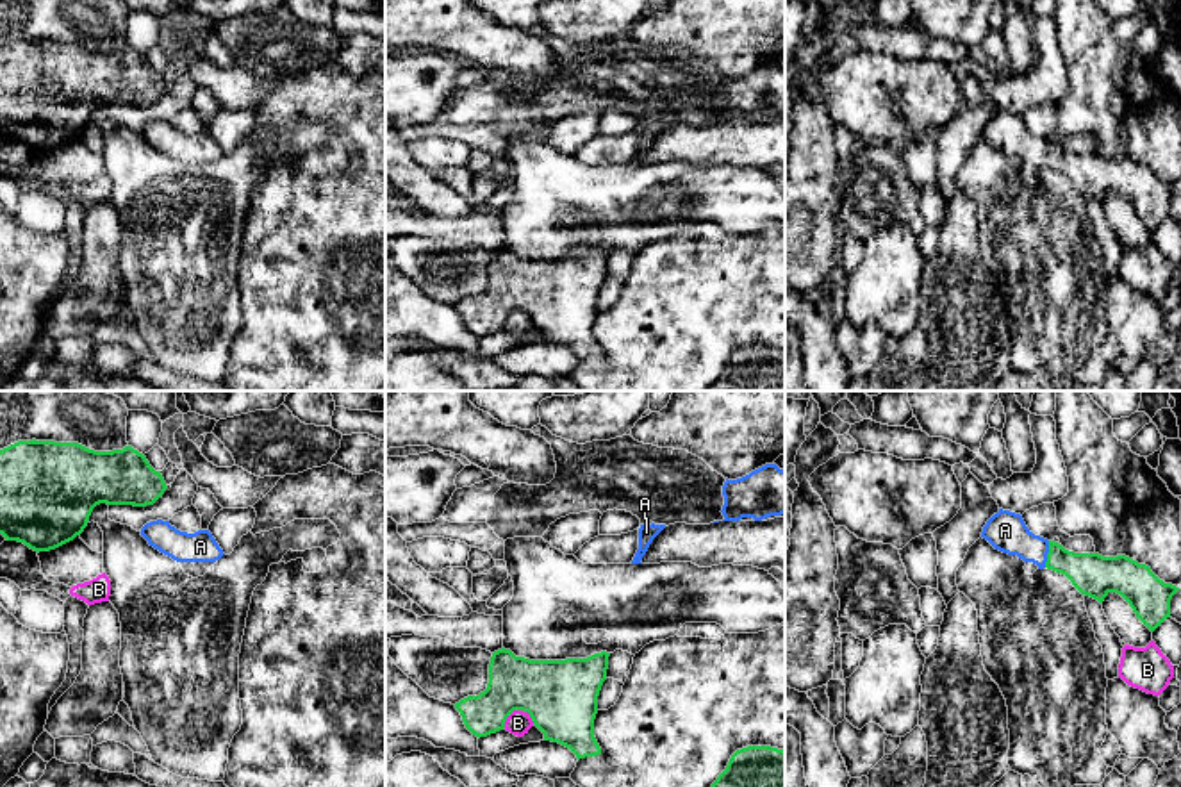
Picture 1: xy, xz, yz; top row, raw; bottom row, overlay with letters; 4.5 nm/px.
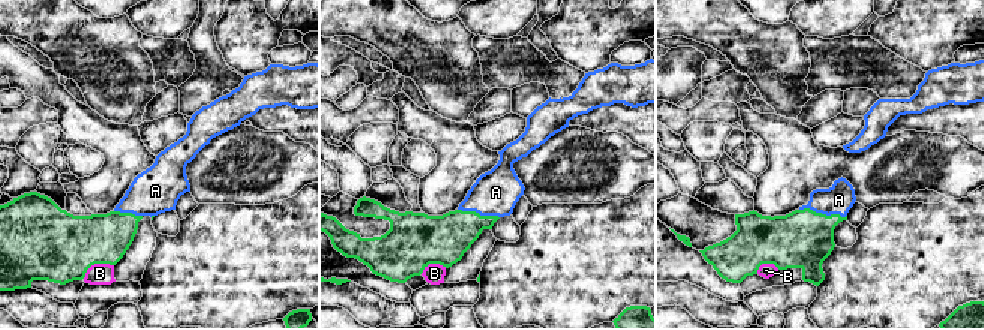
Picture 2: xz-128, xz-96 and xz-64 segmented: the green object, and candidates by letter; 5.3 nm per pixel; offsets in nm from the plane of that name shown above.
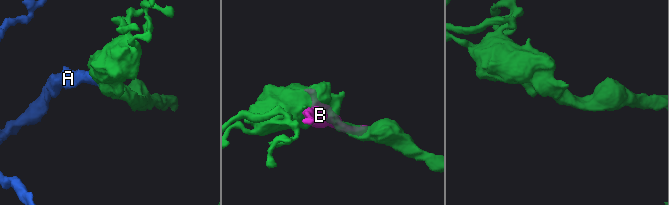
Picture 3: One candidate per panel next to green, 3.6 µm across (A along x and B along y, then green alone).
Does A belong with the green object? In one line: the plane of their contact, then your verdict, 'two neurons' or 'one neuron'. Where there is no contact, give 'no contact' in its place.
yz | one neuron

